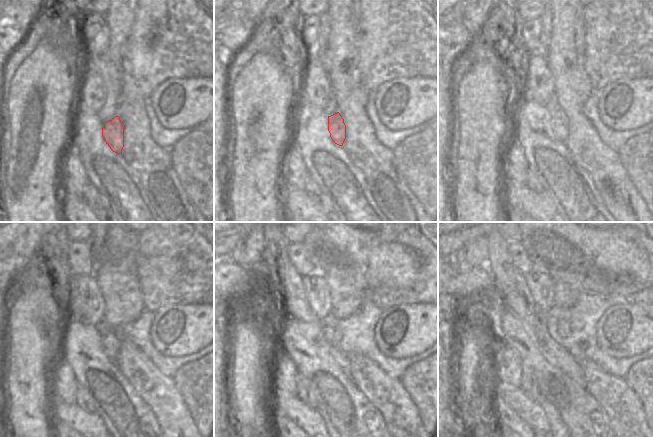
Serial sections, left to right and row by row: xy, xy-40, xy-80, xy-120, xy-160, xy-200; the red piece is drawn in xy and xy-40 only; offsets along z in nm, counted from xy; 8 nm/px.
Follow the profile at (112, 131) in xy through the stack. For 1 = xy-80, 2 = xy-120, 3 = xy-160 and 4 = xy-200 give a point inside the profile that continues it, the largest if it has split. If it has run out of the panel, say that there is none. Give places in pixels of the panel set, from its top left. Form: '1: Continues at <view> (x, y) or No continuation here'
1: Continues at xy-80 (559, 120)
2: Continues at xy-120 (110, 342)
3: Continues at xy-160 (337, 336)
4: Continues at xy-200 (563, 327)

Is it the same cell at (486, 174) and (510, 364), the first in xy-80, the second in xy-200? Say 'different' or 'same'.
different

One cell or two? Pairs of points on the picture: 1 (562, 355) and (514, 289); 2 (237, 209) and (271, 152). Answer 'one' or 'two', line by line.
1: one
2: one

